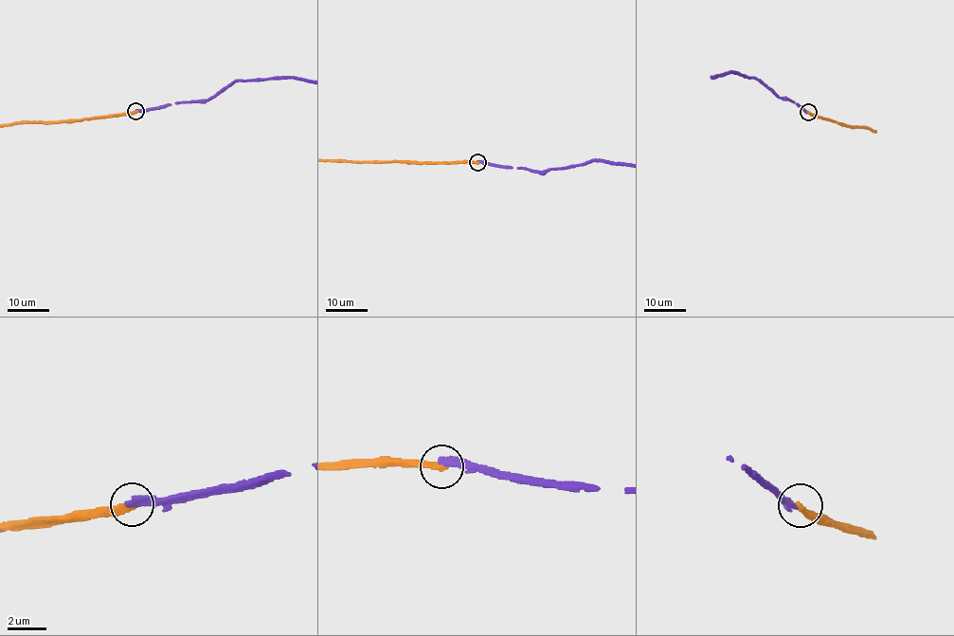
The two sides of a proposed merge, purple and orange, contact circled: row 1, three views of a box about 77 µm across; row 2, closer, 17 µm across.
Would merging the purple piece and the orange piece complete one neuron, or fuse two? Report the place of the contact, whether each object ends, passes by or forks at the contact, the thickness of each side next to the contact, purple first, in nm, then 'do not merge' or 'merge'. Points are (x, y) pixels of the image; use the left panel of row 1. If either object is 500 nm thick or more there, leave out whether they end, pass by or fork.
place (135, 111); purple ends; orange ends; calibres 360 and 360 nm; do not merge

